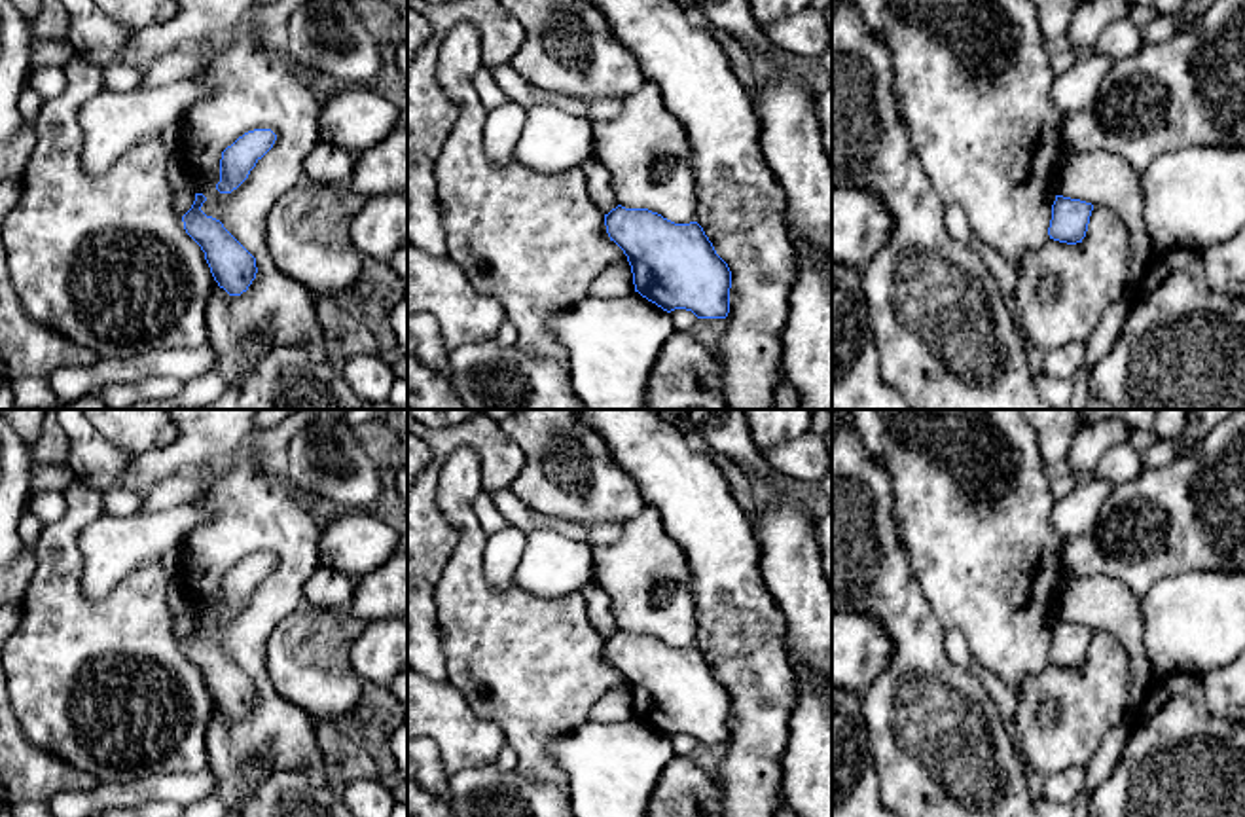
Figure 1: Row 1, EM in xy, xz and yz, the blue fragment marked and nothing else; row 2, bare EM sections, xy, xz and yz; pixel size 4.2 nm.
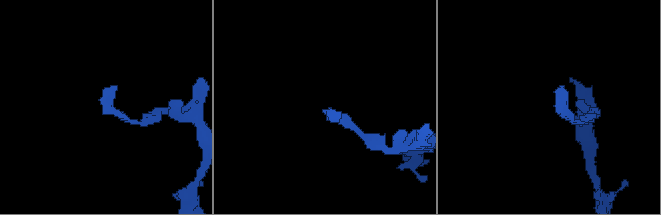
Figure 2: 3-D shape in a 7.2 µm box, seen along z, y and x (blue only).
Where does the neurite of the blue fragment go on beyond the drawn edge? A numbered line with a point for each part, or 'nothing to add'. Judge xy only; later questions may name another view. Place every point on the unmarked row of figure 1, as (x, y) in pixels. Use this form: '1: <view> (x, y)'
nothing to add

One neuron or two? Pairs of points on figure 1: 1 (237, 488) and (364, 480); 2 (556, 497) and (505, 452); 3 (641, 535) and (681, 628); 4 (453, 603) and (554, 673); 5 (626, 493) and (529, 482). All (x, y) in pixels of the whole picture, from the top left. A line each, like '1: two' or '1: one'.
1: two
2: two
3: one
4: one
5: one

